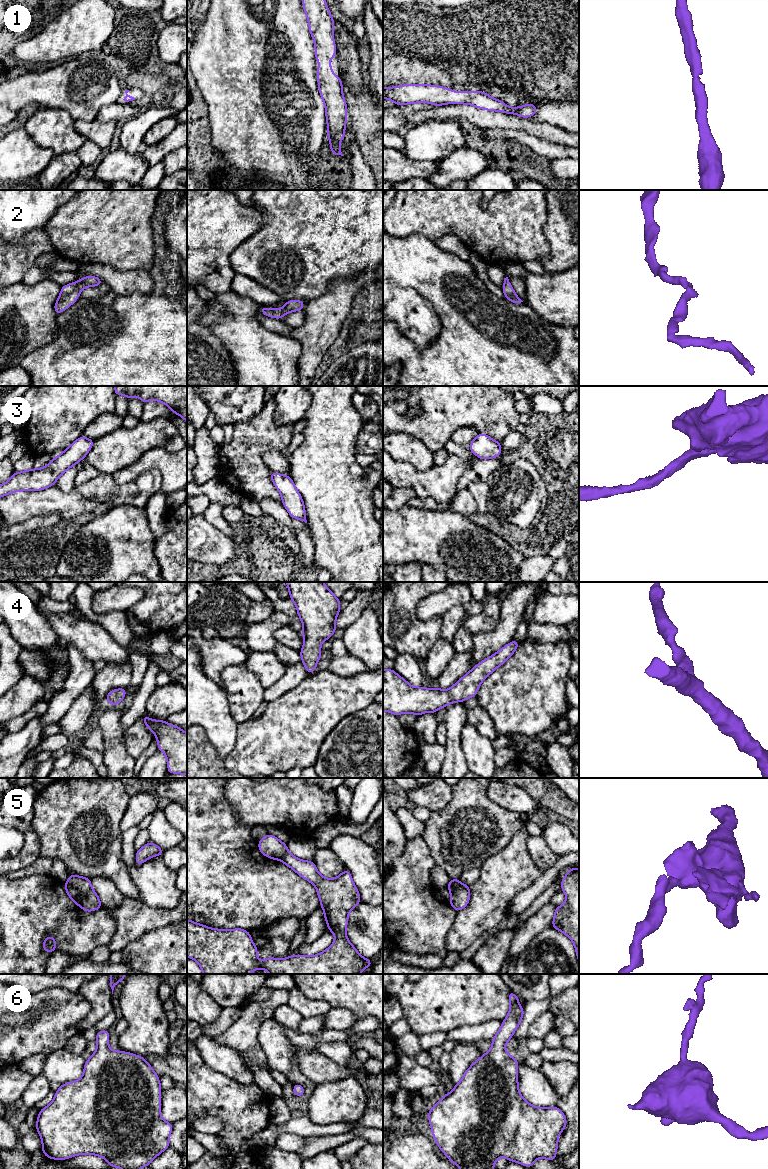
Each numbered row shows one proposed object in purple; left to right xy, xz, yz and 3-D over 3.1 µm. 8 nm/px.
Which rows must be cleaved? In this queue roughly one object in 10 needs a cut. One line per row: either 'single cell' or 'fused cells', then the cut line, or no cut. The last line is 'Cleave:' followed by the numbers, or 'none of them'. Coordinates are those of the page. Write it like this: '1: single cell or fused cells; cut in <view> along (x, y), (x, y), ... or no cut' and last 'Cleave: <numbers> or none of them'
1: single cell; no cut
2: single cell; no cut
3: single cell; no cut
4: single cell; no cut
5: fused cells; cut in xy along (91, 888), (79, 905)
6: single cell; no cut
Cleave: 5

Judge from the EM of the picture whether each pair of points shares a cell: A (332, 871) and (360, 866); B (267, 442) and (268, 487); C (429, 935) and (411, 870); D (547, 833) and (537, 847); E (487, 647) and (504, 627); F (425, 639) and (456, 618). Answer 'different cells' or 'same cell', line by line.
A: different cells
B: same cell
C: same cell
D: different cells
E: same cell
F: different cells

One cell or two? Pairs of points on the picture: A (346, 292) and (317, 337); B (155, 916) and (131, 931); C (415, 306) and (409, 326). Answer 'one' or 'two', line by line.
A: one
B: one
C: one

